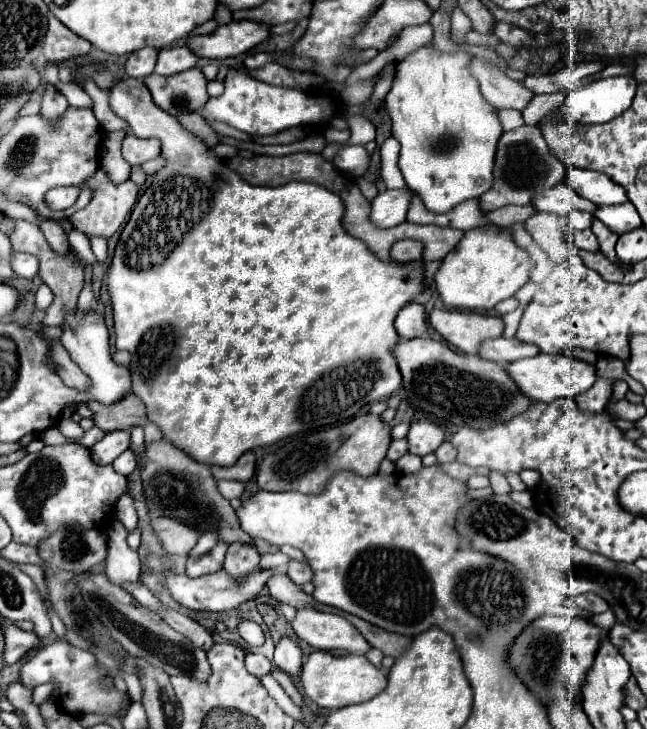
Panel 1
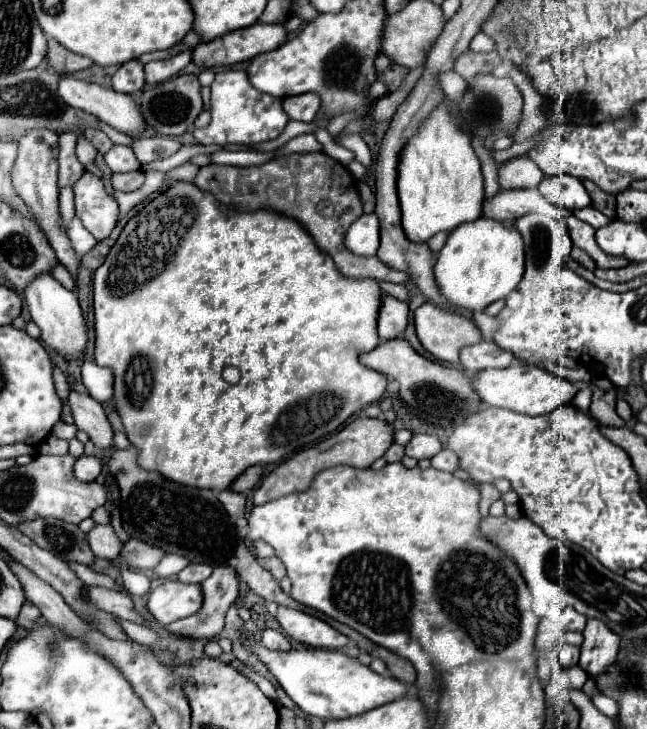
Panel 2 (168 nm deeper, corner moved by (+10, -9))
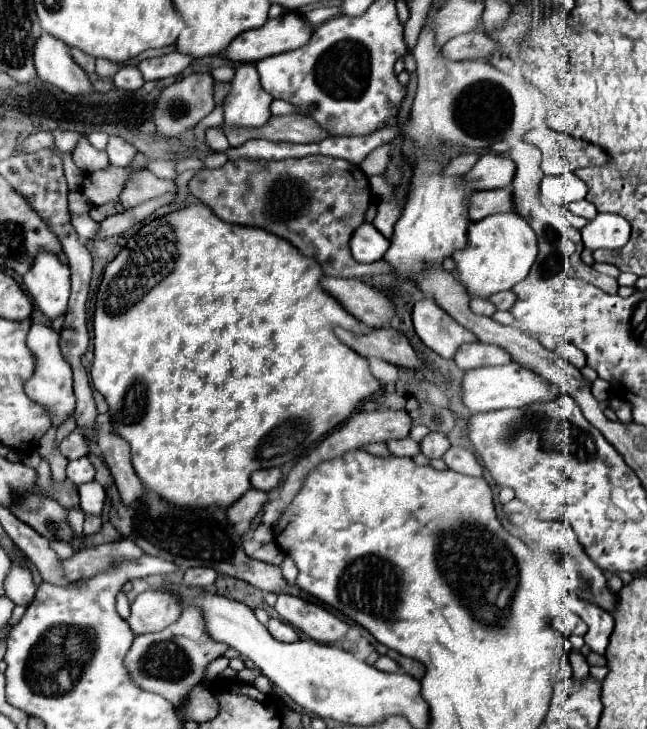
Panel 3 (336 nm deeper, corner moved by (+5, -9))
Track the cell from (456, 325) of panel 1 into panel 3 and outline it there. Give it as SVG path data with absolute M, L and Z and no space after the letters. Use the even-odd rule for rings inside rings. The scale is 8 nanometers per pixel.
M425 298L413 306L413 326L417 336L443 358L453 358L463 342L475 342L475 334L455 322L433 298Z

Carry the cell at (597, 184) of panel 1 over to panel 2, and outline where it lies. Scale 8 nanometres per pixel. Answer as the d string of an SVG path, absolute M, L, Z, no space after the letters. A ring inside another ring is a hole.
M558 174L554 178L546 176L538 190L544 194L544 198L550 204L566 208L566 210L580 210L592 204L582 180L570 174Z

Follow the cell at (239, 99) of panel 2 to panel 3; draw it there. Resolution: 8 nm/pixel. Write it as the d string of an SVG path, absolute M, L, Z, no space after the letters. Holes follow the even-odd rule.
M241 64L231 84L233 88L225 98L225 122L245 128L263 126L271 116L269 104L273 98L261 88L255 64Z

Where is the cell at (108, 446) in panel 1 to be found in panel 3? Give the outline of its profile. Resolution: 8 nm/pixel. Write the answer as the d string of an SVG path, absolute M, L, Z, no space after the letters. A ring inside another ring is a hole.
M87 456L77 458L77 460L71 460L71 462L67 464L67 478L69 478L75 486L85 484L85 482L91 482L93 476L95 476L95 468L93 468L93 464L89 462Z

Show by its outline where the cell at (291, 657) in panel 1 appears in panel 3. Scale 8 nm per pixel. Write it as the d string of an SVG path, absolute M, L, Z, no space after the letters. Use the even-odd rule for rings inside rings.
M271 618L269 624L267 624L267 628L269 628L269 634L271 634L275 640L279 640L279 642L295 642L295 640L299 640L297 630L295 630L291 624L281 622L281 620L277 620L277 618Z

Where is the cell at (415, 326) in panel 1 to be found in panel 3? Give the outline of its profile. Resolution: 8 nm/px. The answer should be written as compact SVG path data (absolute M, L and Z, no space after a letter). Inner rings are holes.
M323 276L321 288L337 298L339 304L367 328L387 324L395 314L393 302L385 294L373 290L357 278Z

